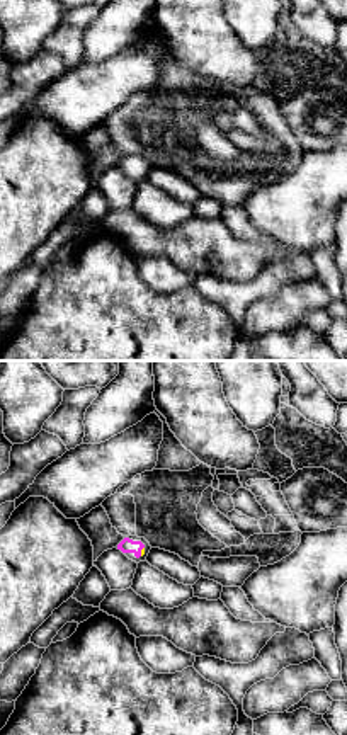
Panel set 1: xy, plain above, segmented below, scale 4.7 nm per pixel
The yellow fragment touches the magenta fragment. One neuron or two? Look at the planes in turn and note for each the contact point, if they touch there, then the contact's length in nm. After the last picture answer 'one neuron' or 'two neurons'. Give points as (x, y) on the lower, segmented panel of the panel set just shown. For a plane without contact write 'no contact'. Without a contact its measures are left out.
meets yellow at (142, 552); contact 50 nm long

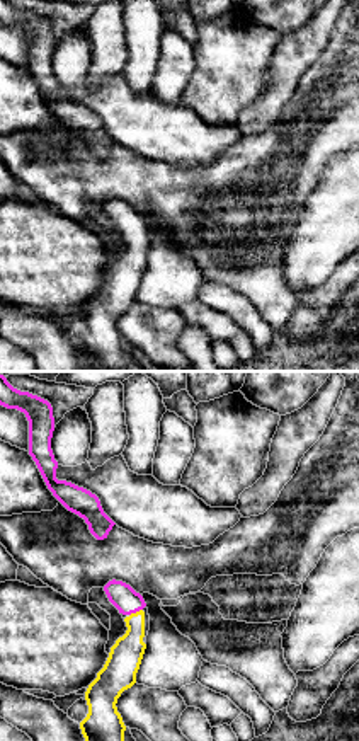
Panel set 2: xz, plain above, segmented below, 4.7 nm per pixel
meets yellow at (136, 612); contact 70 nm long

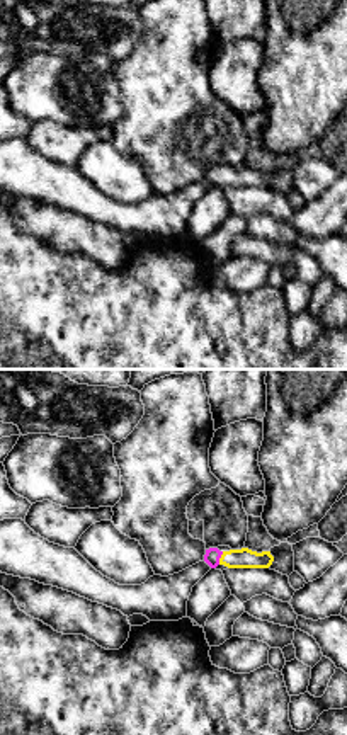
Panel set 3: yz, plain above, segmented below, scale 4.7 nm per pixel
meets yellow at (220, 558); contact 70 nm long

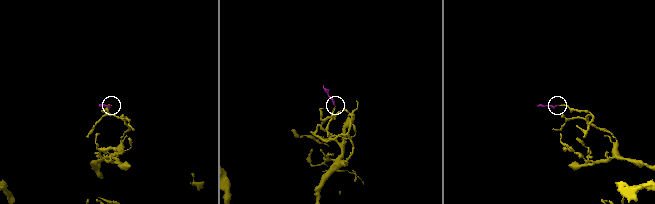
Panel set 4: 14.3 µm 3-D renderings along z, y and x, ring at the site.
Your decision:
one neuron

